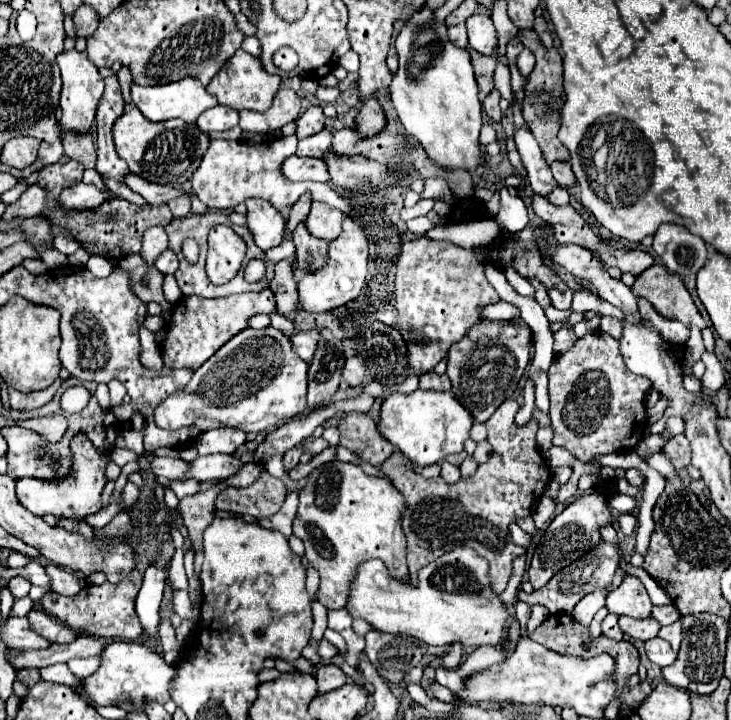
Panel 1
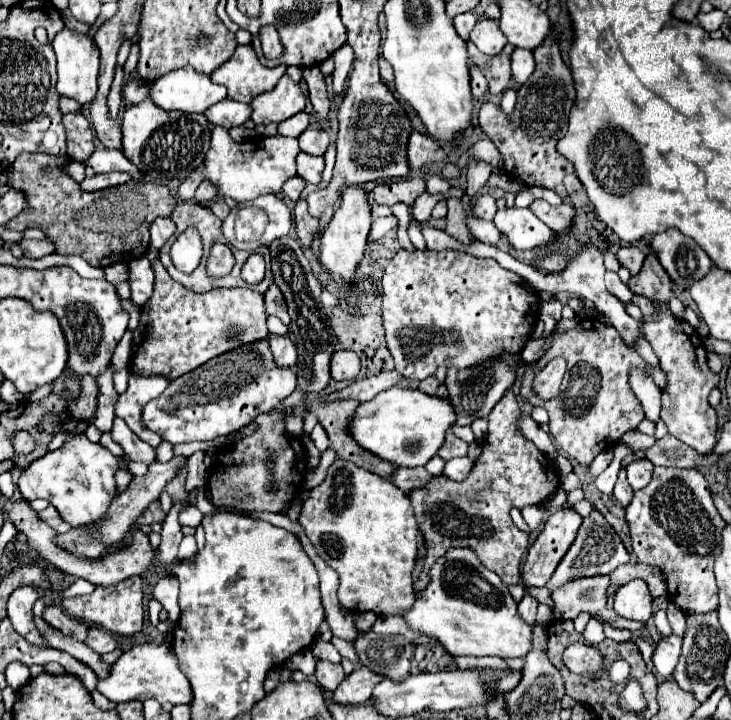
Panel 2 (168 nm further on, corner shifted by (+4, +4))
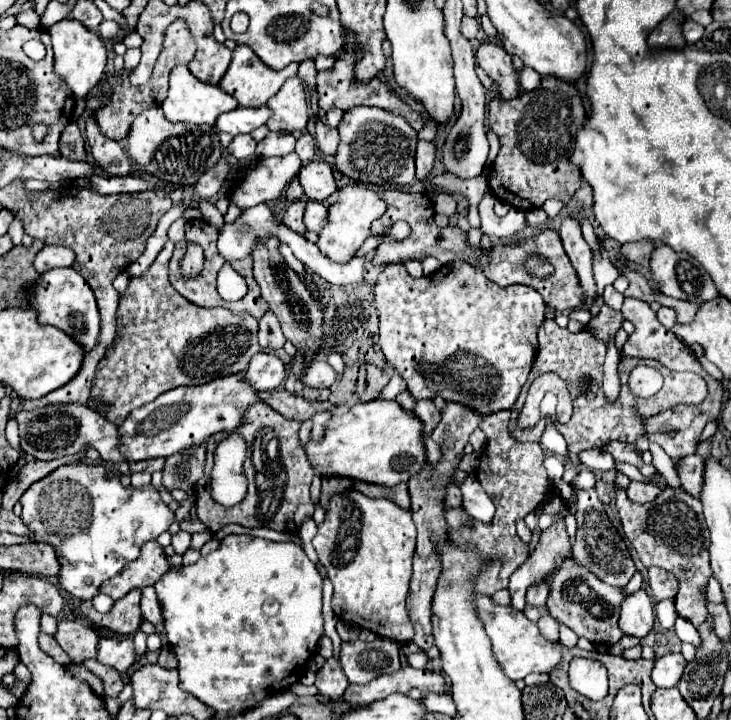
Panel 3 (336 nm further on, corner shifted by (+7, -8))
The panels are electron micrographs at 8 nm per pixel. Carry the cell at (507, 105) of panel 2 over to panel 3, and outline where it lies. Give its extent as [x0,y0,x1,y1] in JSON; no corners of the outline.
[477,42,521,98]

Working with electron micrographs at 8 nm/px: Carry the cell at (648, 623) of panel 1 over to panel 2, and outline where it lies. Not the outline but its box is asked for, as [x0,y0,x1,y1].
[552,576,644,632]

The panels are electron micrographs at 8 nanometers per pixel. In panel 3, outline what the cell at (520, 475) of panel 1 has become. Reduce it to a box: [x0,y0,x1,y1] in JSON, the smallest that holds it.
[445,412,551,596]

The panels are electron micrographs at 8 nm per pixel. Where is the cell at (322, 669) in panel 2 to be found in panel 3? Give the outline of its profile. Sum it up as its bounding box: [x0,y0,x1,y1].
[315,658,349,700]

